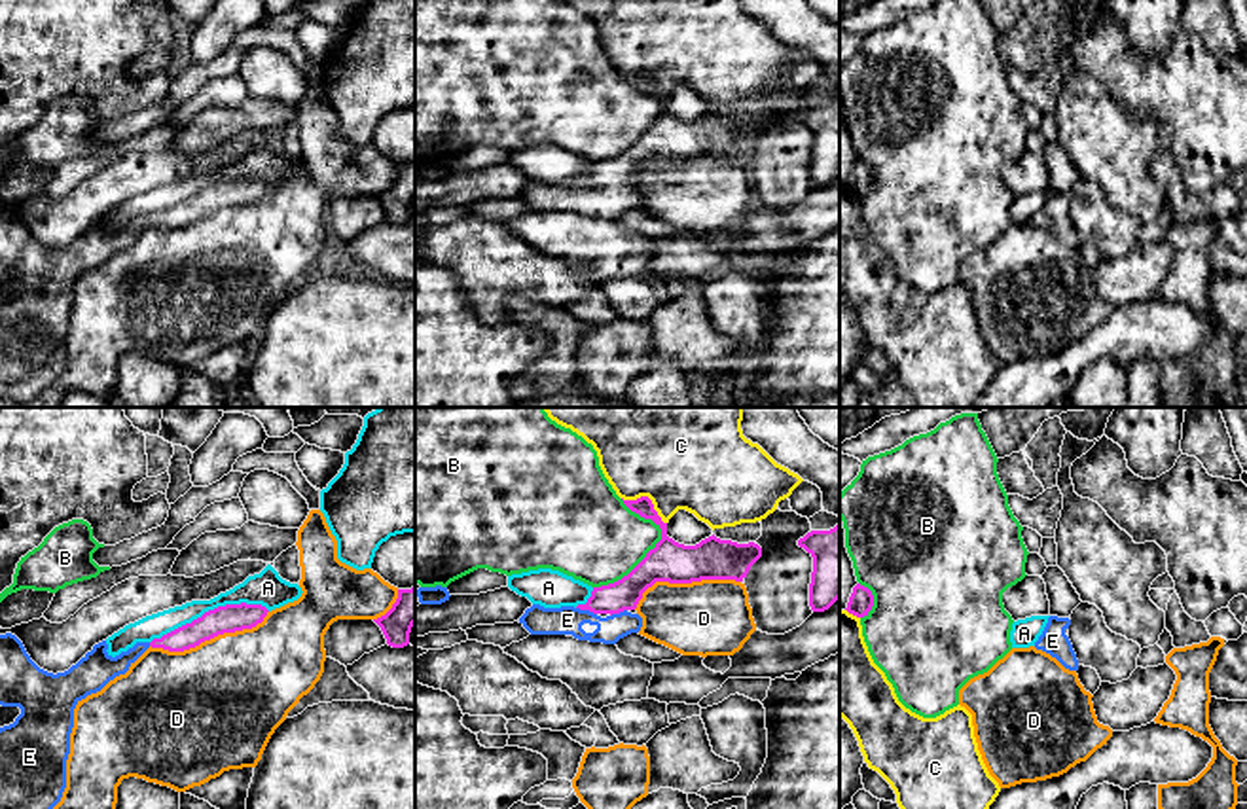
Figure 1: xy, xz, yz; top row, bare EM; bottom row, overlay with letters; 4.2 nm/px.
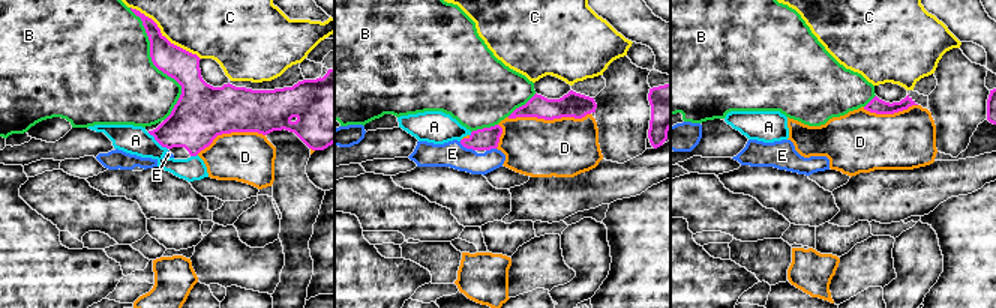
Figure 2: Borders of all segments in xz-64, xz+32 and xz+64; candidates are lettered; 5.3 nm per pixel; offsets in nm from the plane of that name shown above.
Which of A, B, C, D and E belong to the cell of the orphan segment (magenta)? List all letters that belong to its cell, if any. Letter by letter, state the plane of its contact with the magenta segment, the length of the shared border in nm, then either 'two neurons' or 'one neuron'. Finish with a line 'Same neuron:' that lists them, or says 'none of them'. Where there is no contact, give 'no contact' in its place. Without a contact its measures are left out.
A: meets magenta in xy; contact 550 nm long; two neurons
B: meets magenta in xz; contact 400 nm long; two neurons
C: meets magenta in xz; contact 220 nm long; two neurons
D: meets magenta in xy; contact 550 nm long; two neurons
E: meets magenta in xz; contact 90 nm long; one neuron
Same neuron: E

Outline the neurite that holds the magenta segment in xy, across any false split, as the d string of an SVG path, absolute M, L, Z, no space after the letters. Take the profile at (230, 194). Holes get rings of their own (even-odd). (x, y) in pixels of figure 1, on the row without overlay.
M226 180L205 188L201 193L186 199L161 214L150 218L152 224L163 224L169 227L184 227L199 222L224 208L235 208L252 205L263 197L267 184L262 180Z

